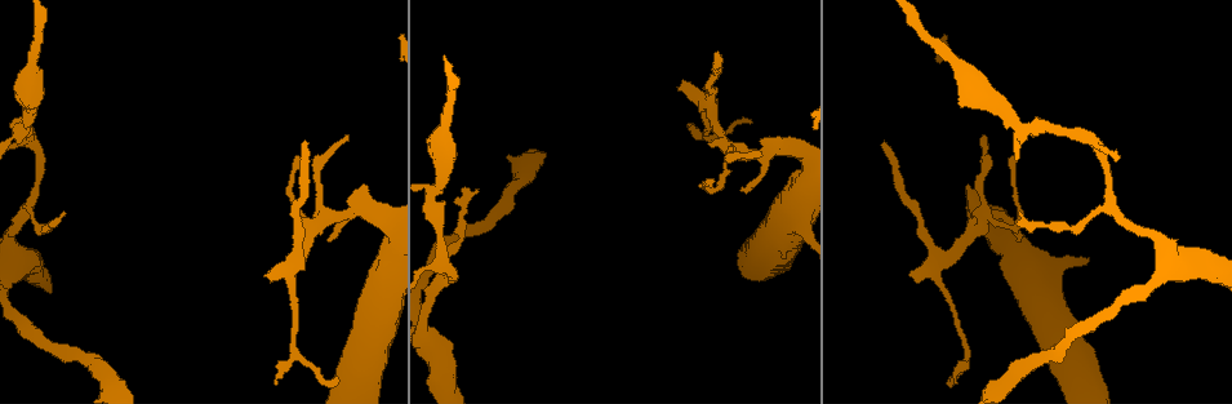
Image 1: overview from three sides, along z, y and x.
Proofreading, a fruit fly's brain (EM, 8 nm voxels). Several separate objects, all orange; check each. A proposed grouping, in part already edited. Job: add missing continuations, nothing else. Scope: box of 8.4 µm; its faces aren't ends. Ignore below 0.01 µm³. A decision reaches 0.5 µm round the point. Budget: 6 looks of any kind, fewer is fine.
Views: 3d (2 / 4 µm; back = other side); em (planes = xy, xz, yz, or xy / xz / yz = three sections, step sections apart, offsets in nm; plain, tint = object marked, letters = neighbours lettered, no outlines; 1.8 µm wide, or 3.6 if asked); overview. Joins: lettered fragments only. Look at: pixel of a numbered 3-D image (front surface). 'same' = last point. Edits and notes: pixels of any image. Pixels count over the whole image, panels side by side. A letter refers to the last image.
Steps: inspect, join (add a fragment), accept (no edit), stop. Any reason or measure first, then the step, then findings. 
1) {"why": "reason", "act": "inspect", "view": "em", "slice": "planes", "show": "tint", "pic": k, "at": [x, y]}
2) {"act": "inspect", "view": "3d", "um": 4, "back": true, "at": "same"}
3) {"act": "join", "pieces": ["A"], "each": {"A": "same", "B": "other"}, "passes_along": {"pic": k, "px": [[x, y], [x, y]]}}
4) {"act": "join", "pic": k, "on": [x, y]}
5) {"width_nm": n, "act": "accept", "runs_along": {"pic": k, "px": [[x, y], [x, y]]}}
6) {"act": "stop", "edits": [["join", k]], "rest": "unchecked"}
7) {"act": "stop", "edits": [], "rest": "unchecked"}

{"why": "branch stops here", "act": "inspect", "view": "em", "um": 3.6, "slice": "xz", "step": 16, "show": "letters", "pic": 1, "at": [269, 275]}

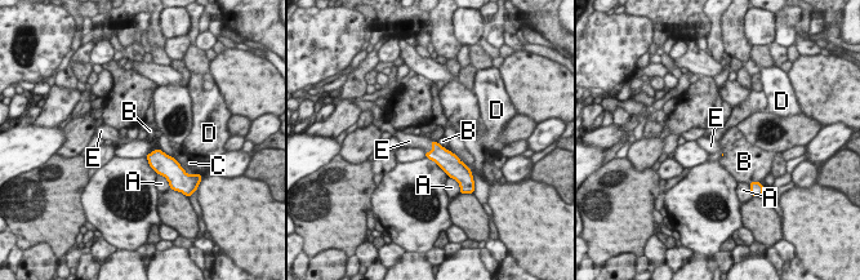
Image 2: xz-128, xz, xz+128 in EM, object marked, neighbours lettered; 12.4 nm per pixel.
{"act": "join", "pieces": ["E"], "each": {"A": "other", "B": "other", "C": "other", "D": "other", "E": "same"}, "passes_along": {"pic": 2, "px": [[446, 160], [432, 149], [419, 141]]}, "found": "the neuron continues"}

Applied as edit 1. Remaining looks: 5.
{"why": "free end", "act": "inspect", "view": "3d", "um": 2, "pic": 1, "at": [348, 134]}

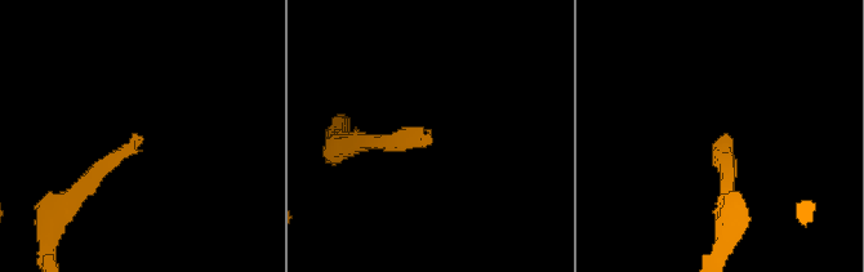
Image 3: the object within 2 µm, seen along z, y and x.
{"why": "shape alone is not enough", "act": "inspect", "view": "em", "um": 3.6, "slice": "planes", "show": "letters", "pic": 3, "at": [726, 137]}

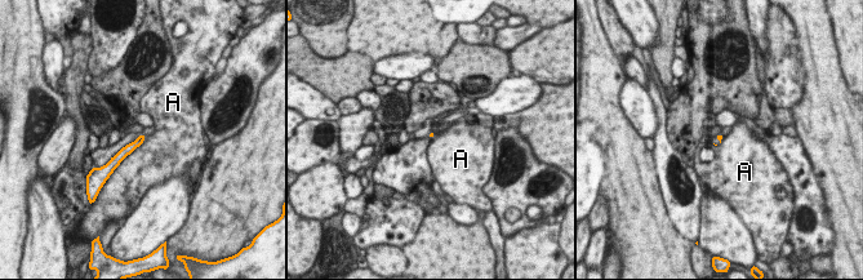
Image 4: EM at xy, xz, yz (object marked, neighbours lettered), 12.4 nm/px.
{"longest_contact_nm": ["A", 600], "act": "accept", "each": {"A": "other"}, "found": "no lettered fragment goes on from it"}

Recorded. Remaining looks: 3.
{"act": "stop", "edits": [["join", 2]], "rest": "unchecked"}

